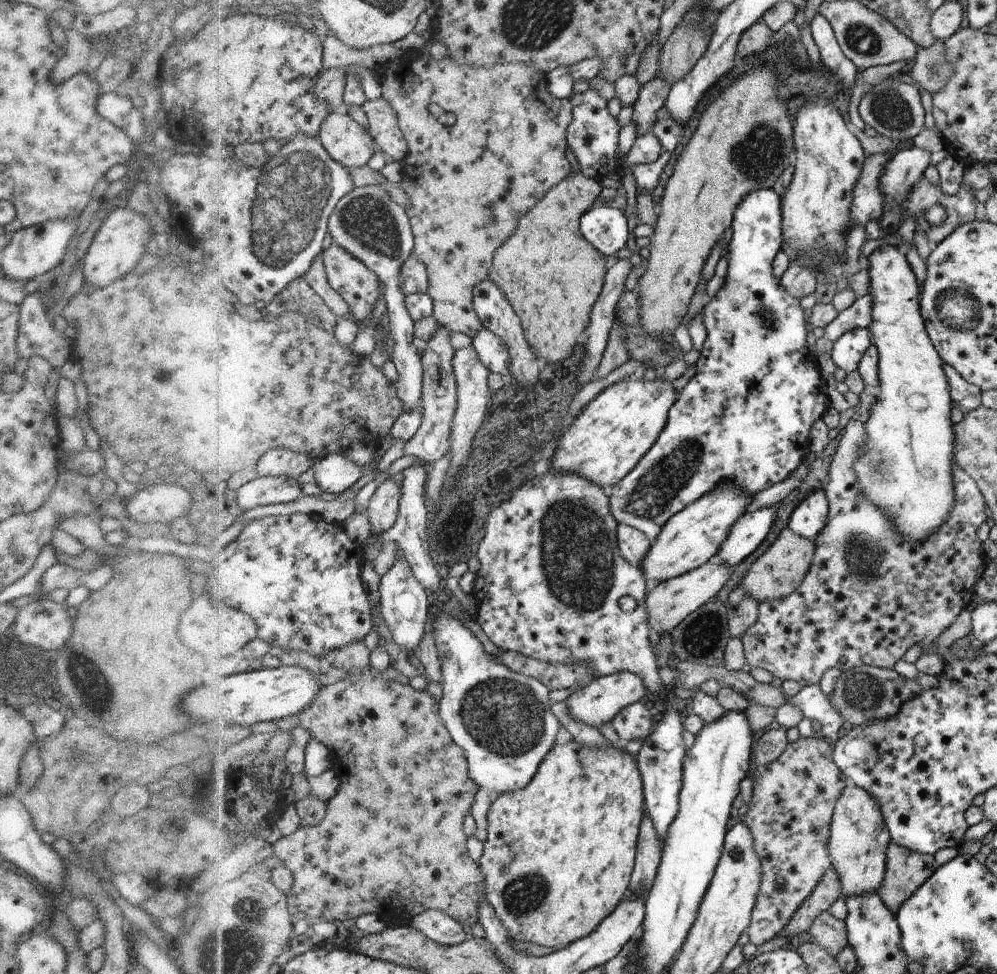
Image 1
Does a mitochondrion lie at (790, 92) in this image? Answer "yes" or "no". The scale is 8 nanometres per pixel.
no

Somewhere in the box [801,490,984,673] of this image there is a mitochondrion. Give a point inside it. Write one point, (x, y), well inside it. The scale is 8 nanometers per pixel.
(862, 554)

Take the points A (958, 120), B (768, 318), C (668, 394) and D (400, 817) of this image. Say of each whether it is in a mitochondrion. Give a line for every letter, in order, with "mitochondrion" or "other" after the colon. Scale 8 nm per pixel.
A: other
B: mitochondrion
C: other
D: mitochondrion

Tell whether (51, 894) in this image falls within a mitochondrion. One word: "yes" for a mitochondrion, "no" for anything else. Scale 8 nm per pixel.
no

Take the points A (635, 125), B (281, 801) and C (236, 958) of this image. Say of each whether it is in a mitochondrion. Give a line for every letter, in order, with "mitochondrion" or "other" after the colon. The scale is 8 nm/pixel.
A: other
B: other
C: mitochondrion

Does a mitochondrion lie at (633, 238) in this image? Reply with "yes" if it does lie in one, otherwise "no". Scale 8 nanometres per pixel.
no

